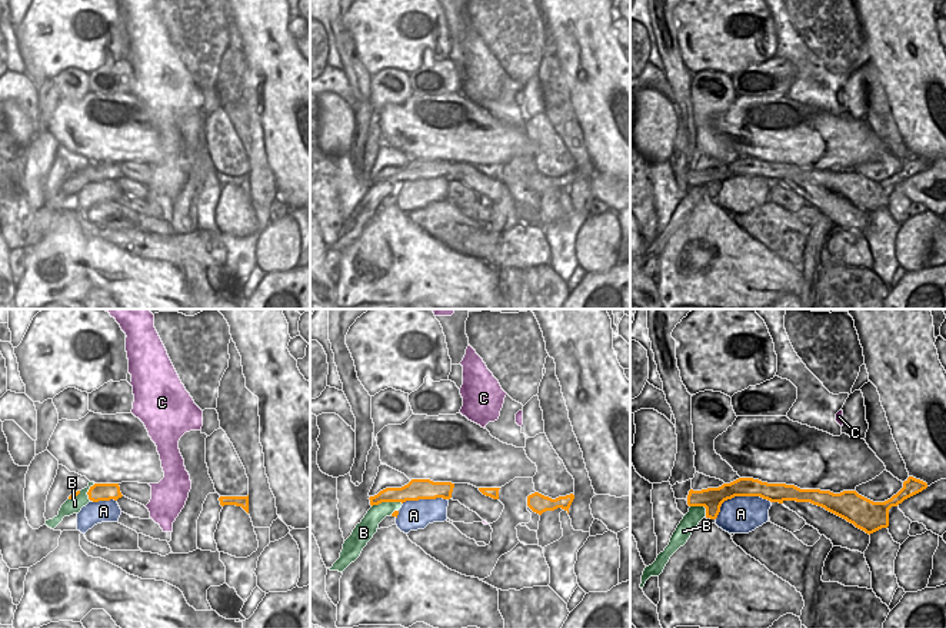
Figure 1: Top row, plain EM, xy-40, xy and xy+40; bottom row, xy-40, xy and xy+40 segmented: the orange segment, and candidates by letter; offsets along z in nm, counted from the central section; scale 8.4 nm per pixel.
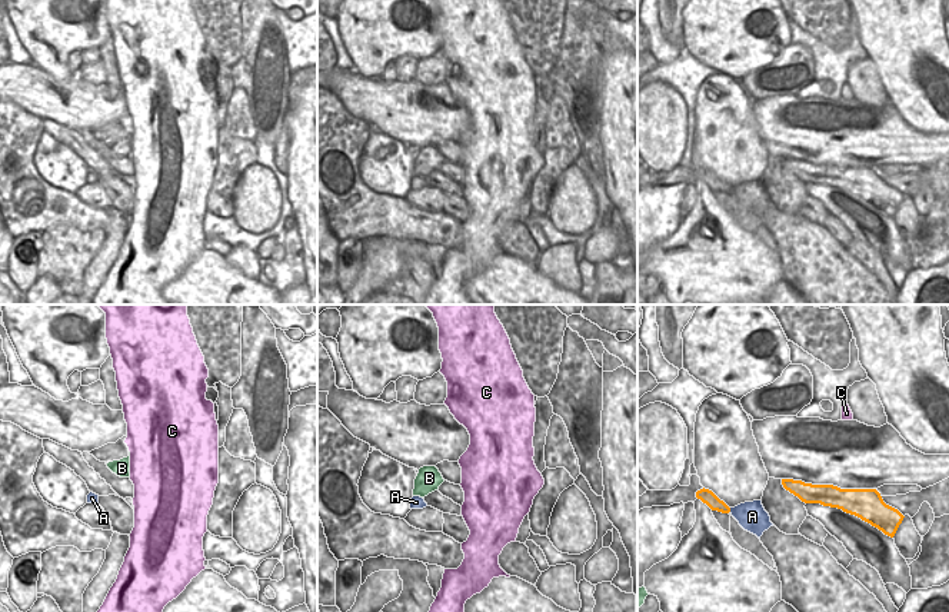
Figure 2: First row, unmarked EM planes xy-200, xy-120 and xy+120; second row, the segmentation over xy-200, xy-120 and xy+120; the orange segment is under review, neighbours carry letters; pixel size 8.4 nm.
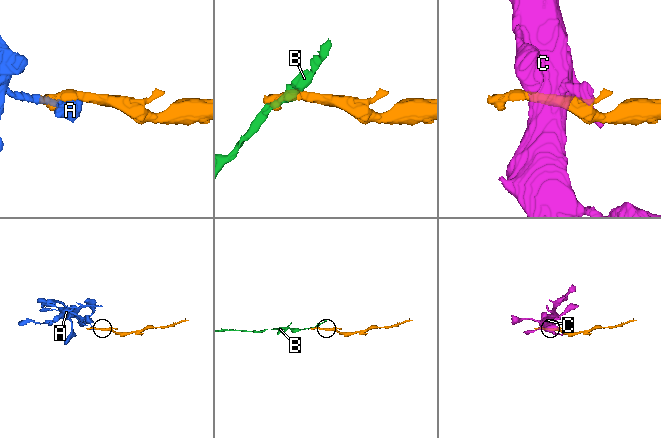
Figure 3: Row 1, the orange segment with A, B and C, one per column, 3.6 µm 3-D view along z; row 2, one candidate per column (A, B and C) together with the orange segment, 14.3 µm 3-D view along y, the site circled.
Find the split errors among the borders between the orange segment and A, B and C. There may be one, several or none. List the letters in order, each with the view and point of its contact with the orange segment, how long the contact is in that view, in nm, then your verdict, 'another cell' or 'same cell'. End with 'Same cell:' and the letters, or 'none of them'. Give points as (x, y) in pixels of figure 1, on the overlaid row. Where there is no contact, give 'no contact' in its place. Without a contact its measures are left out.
A: xy+40 (739, 495) | 500 nm | another cell
B: xy (386, 501) | 260 nm | another cell
C: no contact | another cell
Same cell: none of them

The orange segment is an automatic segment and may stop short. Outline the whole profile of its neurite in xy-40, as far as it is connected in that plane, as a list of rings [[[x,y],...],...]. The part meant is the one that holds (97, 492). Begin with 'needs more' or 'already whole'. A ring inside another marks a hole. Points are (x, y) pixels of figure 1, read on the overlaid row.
already whole | [[[94,484],[93,486],[90,486],[87,495],[93,502],[110,499],[117,501],[123,496],[119,484]]]

